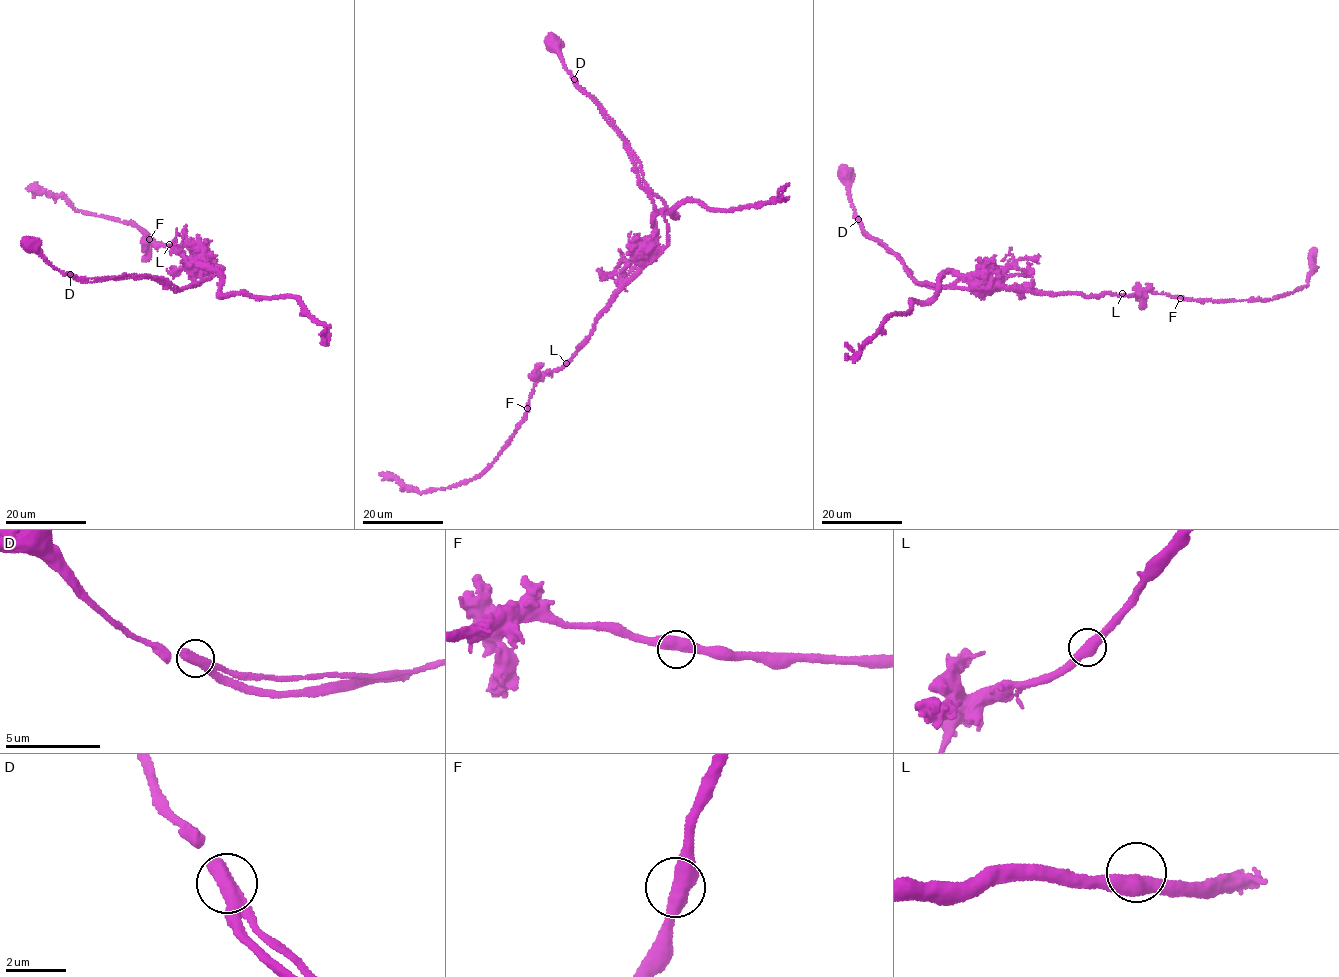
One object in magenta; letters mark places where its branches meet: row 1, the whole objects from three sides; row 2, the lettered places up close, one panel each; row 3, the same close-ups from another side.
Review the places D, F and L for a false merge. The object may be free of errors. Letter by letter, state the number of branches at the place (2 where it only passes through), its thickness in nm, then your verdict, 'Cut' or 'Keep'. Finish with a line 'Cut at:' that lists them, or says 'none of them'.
D: Branches: 1. Thickness 700 nm. Cut
F: Branches: 2. Thickness 500 nm. Keep
L: Branches: 2. Thickness 480 nm. Keep
Cut at: D

